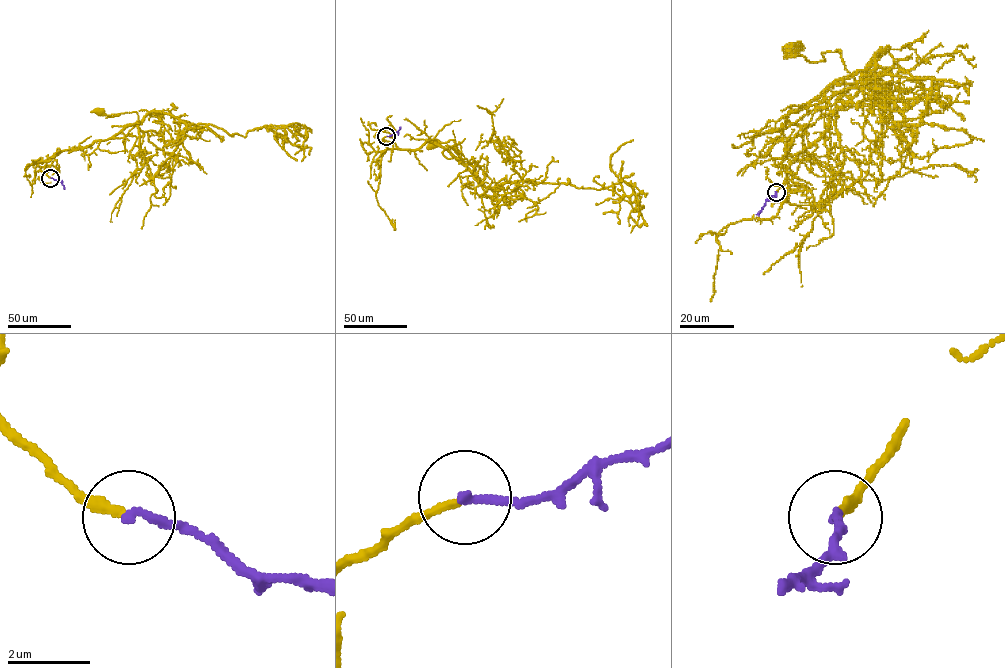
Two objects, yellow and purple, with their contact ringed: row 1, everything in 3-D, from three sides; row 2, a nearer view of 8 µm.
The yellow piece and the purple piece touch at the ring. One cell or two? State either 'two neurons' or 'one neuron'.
one neuron

